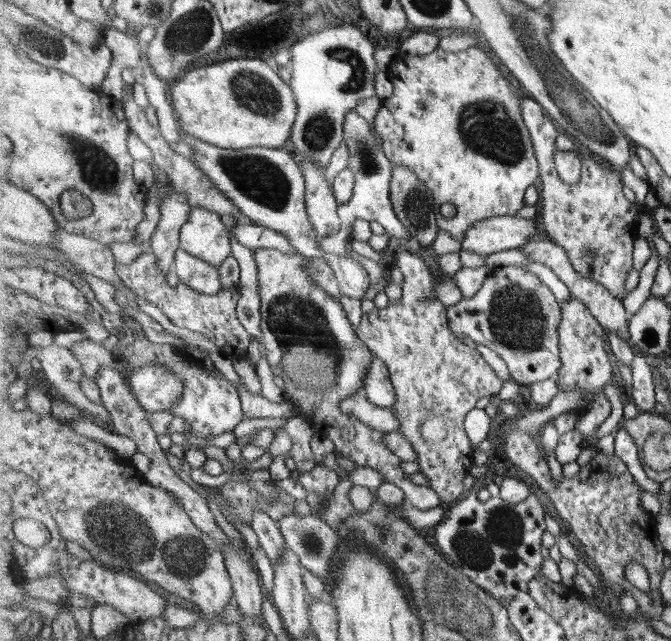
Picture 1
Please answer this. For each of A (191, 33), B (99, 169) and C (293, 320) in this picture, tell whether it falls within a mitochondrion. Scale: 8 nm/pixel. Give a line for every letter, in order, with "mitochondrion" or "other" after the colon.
A: mitochondrion
B: mitochondrion
C: mitochondrion

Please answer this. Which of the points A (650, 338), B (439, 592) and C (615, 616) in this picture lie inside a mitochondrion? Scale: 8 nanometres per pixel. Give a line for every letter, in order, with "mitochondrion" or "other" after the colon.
A: other
B: mitochondrion
C: other

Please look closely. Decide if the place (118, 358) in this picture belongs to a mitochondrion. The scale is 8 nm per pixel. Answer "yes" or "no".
no

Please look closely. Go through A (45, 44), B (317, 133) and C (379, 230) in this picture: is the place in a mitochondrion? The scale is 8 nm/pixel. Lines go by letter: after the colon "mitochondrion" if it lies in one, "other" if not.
A: mitochondrion
B: mitochondrion
C: other

